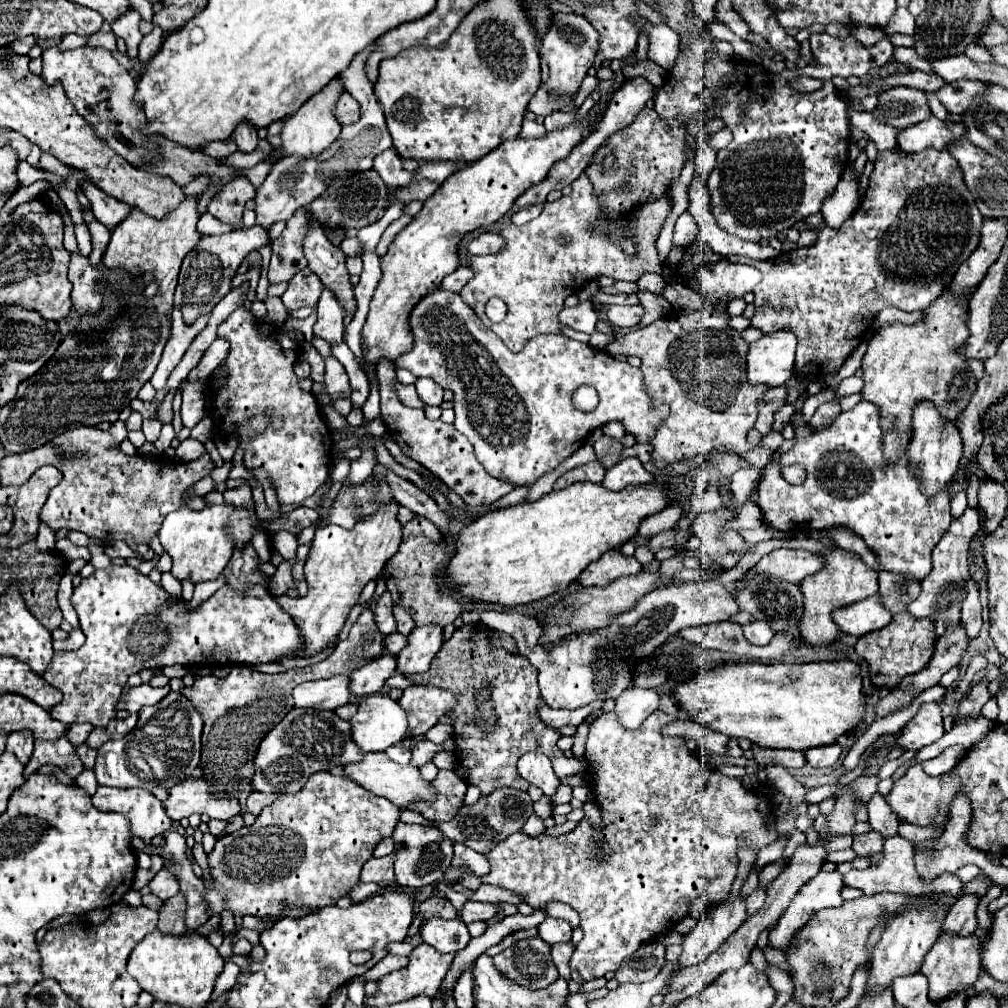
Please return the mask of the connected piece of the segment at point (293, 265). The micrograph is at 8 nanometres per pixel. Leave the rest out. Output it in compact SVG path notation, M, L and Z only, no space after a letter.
M307 207L297 209L283 233L271 243L273 257L269 265L269 285L291 281L295 273L307 269L307 259L303 257L303 237L307 235Z

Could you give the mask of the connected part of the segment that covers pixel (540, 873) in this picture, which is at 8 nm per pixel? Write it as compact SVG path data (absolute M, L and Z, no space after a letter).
M657 709L635 731L623 729L615 713L605 713L589 725L585 749L587 759L595 763L589 787L601 807L603 831L591 829L587 821L581 821L575 831L557 837L539 835L533 839L525 833L515 833L485 855L491 863L491 873L481 877L483 883L523 895L525 903L533 909L543 909L549 901L561 901L579 913L583 939L575 945L569 965L579 971L585 981L613 973L641 943L673 929L677 921L687 915L691 901L703 893L709 895L711 903L725 901L737 877L737 847L741 841L759 851L781 839L771 823L773 803L769 805L767 795L745 789L741 779L705 769L683 739L661 735L661 729L675 719L679 717Z

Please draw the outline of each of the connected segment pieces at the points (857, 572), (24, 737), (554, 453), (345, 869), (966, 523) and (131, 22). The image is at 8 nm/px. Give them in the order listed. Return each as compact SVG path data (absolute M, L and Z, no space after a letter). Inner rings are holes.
M837 547L831 551L823 551L823 557L827 559L827 567L821 573L809 575L801 581L801 591L805 599L803 599L803 613L799 619L799 631L801 639L811 647L829 647L841 635L837 623L833 621L835 609L847 607L855 601L861 601L877 593L877 573L869 569L859 555Z
M29 731L11 733L7 737L7 751L11 751L23 765L27 765L33 753L33 735Z
M435 289L423 297L413 309L411 331L415 337L413 351L401 355L395 365L409 369L417 377L431 377L443 389L453 391L455 401L455 429L463 433L475 447L479 463L497 479L533 485L541 475L557 469L567 457L571 457L587 439L593 429L599 429L611 421L623 421L625 431L635 435L637 443L649 443L657 425L669 415L667 405L653 407L651 397L643 387L643 373L631 367L627 361L617 361L605 351L597 351L591 357L591 347L579 341L571 341L563 335L537 335L521 353L511 353L491 329L487 329L473 309L463 303L457 293ZM589 385L599 395L599 405L585 413L575 409L571 397L577 387Z
M325 771L313 773L299 793L279 795L251 827L243 827L215 843L213 853L209 853L213 883L205 885L209 915L231 909L233 915L241 913L263 919L267 915L279 915L293 905L309 905L313 909L333 905L359 883L361 867L371 859L377 843L393 833L399 815L401 809L397 805L367 793L347 777L335 777Z
M967 507L959 519L951 521L949 531L941 537L937 547L933 549L933 569L921 583L919 597L911 603L911 615L917 619L931 619L935 625L935 639L941 639L949 627L959 623L961 603L967 597L967 581L969 581L969 555L967 547L971 537L975 537L981 529L981 515L977 509Z
M127 11L125 15L121 15L113 25L113 33L117 37L123 37L125 43L127 43L127 57L129 59L135 59L137 57L137 49L139 49L139 43L143 39L143 35L139 33L139 21L141 21L141 15L137 11Z

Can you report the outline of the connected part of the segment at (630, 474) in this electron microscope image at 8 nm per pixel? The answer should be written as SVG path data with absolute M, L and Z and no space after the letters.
M635 457L623 459L621 463L607 469L605 479L603 479L603 487L611 489L611 491L621 491L627 485L645 485L645 483L655 483L655 477L651 473L647 473L643 469L641 461Z

